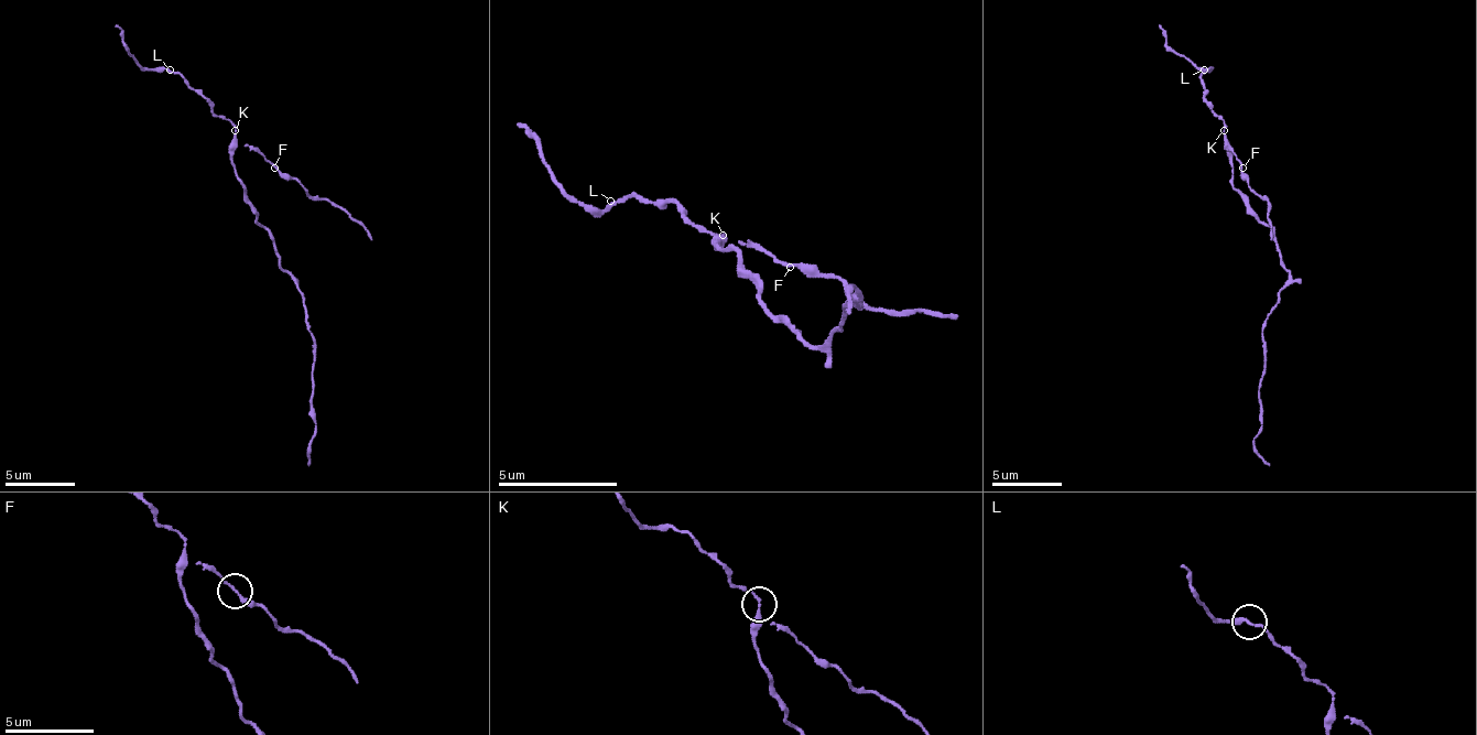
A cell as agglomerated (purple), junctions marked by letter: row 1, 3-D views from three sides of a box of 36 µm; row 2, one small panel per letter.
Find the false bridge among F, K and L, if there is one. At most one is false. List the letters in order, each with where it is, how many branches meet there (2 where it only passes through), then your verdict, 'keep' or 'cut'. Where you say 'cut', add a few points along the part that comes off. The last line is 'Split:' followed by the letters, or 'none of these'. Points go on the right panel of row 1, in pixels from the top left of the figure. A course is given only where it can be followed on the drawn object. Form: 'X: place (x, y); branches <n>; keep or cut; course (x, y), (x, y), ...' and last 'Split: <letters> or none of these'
F: place (1242, 168); branches 2; keep
K: place (1224, 130); branches 2; cut; course (1225, 129), (1231, 185), (1270, 227), (1288, 276), (1263, 338), (1259, 433), (1252, 447), (1270, 465)
L: place (1204, 69); branches 2; keep
Split: K

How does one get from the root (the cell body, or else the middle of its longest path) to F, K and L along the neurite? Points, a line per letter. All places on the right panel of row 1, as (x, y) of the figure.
F: (1256, 213), (1231, 185), (1231, 150), (1228, 147), (1242, 168)
K: (1256, 213), (1231, 185), (1225, 129)
L: (1256, 213), (1231, 185), (1225, 122), (1204, 97), (1204, 80), (1201, 76), (1204, 69)

